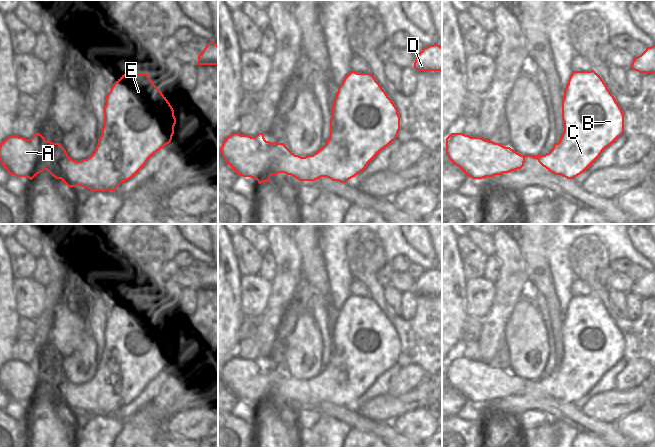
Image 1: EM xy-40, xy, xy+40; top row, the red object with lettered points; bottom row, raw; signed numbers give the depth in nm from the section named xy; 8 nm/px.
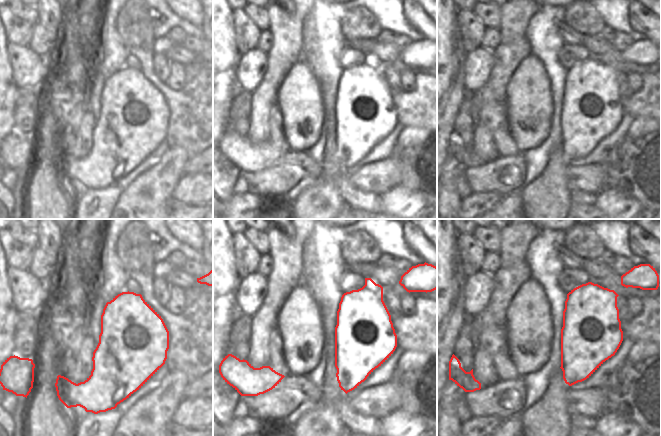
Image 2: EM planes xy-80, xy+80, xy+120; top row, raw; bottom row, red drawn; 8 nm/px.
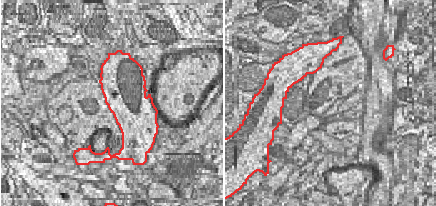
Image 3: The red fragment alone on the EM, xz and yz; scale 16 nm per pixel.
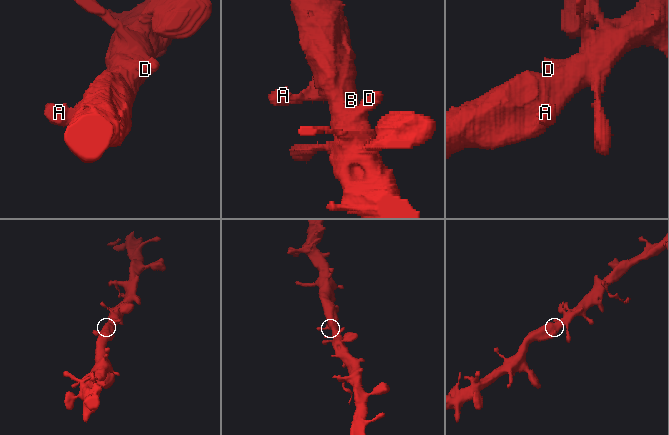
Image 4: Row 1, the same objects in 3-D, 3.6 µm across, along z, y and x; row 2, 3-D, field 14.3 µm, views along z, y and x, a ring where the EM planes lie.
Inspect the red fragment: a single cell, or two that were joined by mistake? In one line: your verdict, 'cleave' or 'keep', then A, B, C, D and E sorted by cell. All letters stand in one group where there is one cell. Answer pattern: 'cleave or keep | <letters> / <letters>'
keep | A B C D E

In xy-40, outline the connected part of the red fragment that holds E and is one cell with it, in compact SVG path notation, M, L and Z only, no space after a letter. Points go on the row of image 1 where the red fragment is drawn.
M130 71L122 75L106 96L104 126L96 150L81 161L71 159L60 143L46 141L39 133L31 139L11 135L0 144L0 162L10 175L32 180L47 170L68 187L81 186L91 191L115 191L123 182L134 177L146 162L165 145L174 134L174 110L160 89L146 73Z

